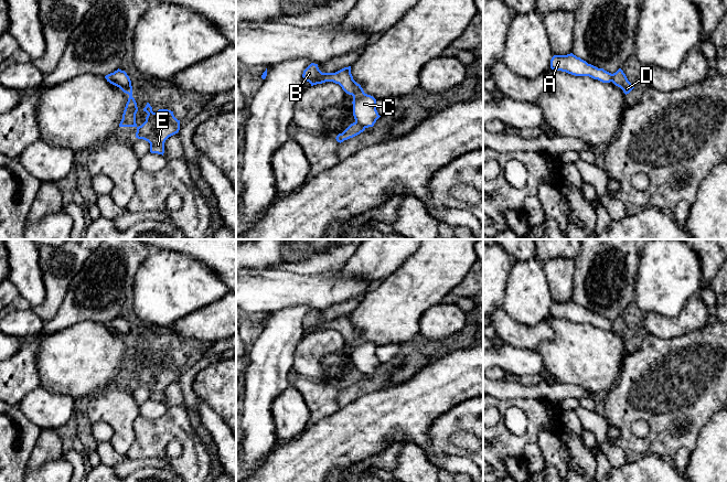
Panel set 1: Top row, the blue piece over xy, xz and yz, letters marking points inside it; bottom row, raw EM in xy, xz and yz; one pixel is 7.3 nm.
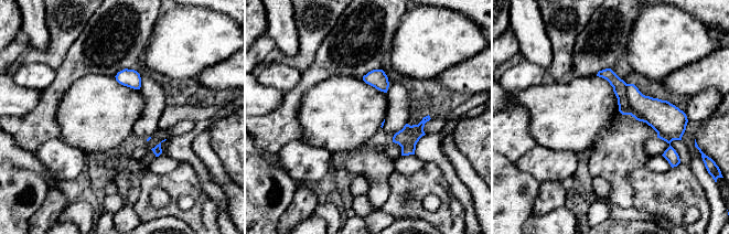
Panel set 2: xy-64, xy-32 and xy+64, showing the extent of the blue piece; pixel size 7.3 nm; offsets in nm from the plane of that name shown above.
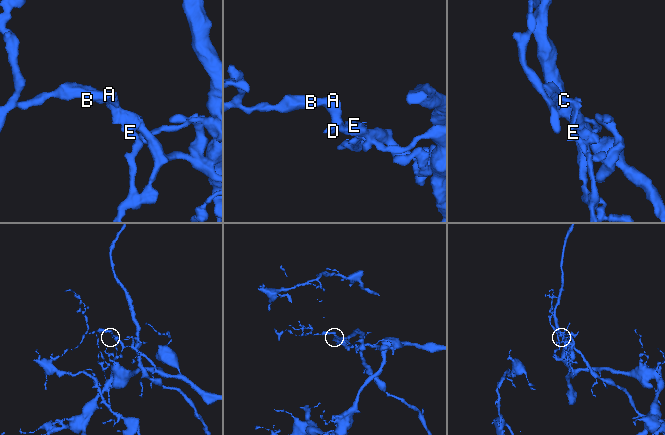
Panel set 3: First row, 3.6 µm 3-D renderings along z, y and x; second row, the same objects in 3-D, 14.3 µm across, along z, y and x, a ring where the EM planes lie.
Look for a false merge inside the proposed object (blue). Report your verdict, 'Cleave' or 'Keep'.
Cleave

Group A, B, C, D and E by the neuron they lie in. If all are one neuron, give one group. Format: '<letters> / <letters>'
A B C / D E

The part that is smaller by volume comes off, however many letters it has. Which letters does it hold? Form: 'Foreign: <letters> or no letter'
Foreign: D, E

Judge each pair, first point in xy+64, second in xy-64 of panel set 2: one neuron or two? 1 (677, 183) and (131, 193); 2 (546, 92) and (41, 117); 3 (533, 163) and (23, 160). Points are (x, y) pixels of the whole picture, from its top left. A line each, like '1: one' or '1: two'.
1: two
2: two
3: two

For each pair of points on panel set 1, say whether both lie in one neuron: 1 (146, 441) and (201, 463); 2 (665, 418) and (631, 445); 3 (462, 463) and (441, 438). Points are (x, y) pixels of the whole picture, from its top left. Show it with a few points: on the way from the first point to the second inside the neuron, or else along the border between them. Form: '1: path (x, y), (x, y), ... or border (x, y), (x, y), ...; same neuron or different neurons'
1: path (161, 435), (179, 435), (192, 448); same neuron
2: path (660, 428), (641, 445); same neuron
3: border (430, 449), (433, 456), (466, 454), (471, 460); different neurons

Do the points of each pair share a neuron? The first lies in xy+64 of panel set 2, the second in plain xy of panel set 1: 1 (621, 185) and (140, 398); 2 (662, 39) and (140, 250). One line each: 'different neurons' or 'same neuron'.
1: different neurons
2: different neurons

